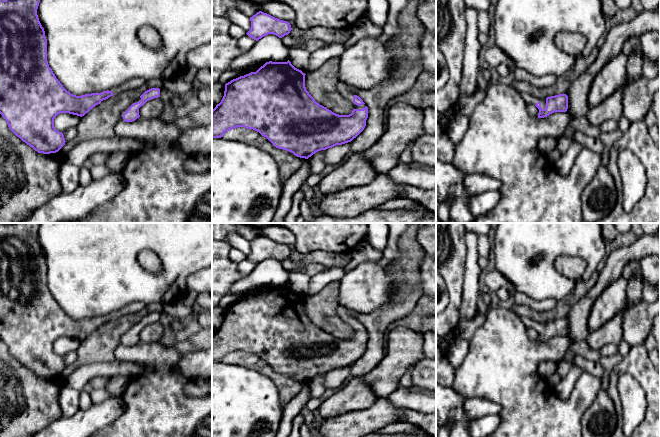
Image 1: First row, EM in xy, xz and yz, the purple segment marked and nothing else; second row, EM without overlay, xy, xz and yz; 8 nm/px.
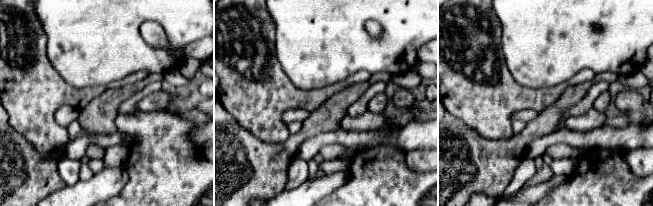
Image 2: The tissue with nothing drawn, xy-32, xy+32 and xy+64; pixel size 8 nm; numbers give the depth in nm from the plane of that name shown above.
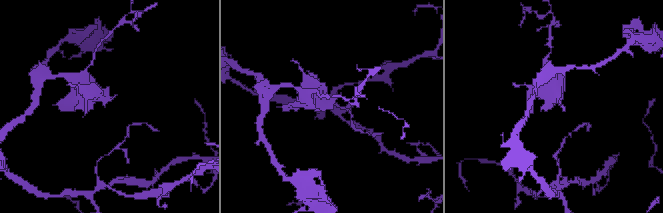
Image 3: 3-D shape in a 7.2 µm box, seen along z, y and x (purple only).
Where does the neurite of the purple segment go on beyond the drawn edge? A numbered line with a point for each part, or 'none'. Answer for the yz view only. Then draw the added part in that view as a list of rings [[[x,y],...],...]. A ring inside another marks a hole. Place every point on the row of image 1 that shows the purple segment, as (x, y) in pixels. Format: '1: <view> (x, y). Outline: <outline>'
1: yz (528, 98). Outline: [[[522,92],[521,96],[525,101],[526,105],[529,105],[529,104],[536,105],[537,102],[540,102],[541,108],[542,109],[546,108],[546,98],[539,98],[526,92]]]

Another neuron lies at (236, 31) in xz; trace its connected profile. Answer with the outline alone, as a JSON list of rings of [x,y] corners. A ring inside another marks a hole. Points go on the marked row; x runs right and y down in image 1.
[[[232,23],[229,28],[229,34],[235,39],[239,39],[246,34],[246,31],[239,25]]]

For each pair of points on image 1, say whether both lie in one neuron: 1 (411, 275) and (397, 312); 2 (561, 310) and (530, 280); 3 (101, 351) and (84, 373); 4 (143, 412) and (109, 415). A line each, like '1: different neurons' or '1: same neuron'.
1: same neuron
2: different neurons
3: different neurons
4: different neurons

